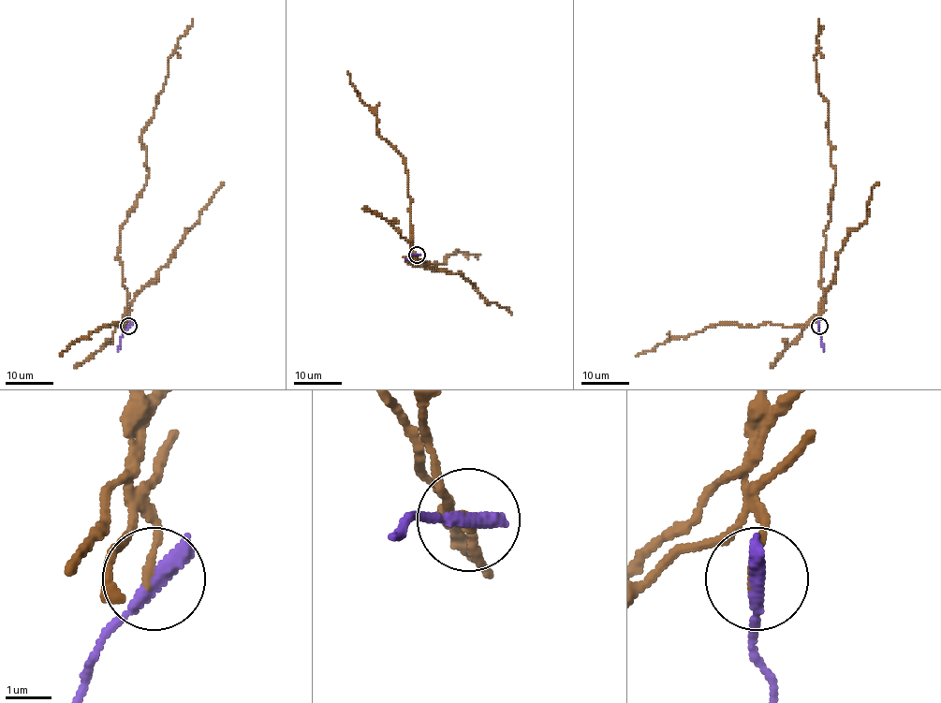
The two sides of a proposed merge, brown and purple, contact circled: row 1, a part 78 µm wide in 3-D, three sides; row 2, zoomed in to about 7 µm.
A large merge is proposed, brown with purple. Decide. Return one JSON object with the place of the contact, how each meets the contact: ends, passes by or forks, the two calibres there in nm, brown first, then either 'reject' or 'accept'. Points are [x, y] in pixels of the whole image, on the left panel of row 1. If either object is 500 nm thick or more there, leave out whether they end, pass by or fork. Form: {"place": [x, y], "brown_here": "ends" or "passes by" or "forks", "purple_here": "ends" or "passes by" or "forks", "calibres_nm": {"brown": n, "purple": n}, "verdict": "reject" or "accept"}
{"place": [128, 326], "brown_here": "ends", "purple_here": "ends", "calibres_nm": {"brown": 170, "purple": 420}, "verdict": "reject"}

